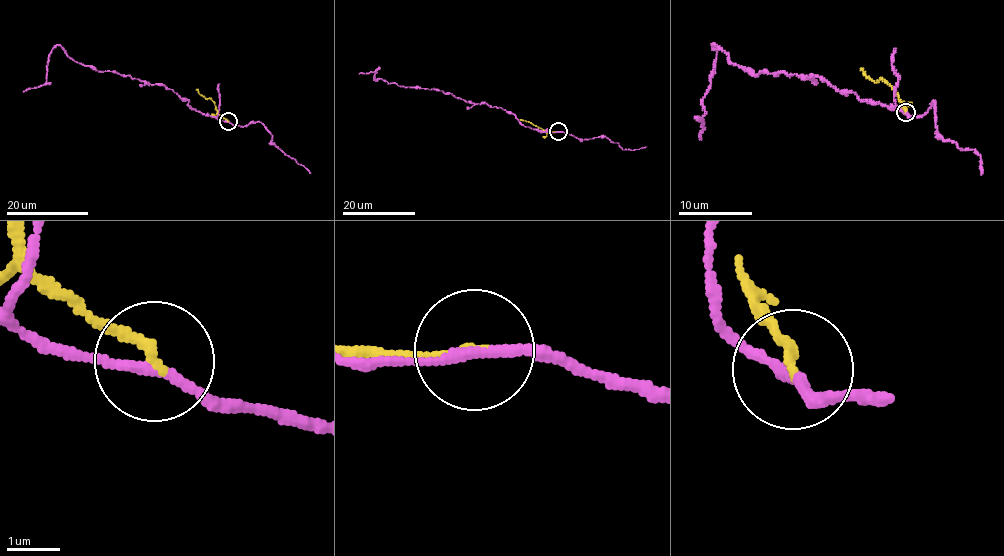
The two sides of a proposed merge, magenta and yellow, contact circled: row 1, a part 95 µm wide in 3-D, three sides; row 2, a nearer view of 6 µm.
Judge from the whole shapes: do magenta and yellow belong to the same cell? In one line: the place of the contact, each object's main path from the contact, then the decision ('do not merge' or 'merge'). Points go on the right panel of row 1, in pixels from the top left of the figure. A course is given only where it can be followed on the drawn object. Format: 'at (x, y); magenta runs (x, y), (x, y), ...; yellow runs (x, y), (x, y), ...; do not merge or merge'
at (906, 112); magenta runs (905, 111), (844, 94), (812, 75), (764, 71), (753, 76), (713, 44), (717, 52), (703, 99), (701, 139); yellow runs (905, 111), (896, 91), (882, 79), (876, 82), (860, 68); do not merge

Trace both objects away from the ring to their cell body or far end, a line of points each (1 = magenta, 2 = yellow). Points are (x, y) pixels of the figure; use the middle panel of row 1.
1: (557, 131), (526, 127), (500, 107), (376, 81), (375, 71), (359, 74)
2: (557, 131), (544, 131), (519, 119)

